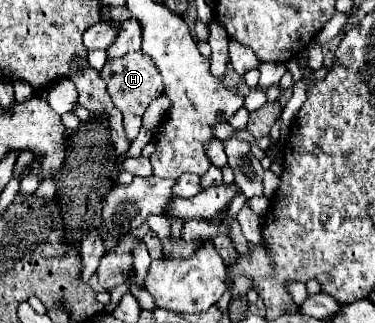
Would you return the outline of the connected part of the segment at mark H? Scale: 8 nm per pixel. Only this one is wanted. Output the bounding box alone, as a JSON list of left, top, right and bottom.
[99,51,163,141]

